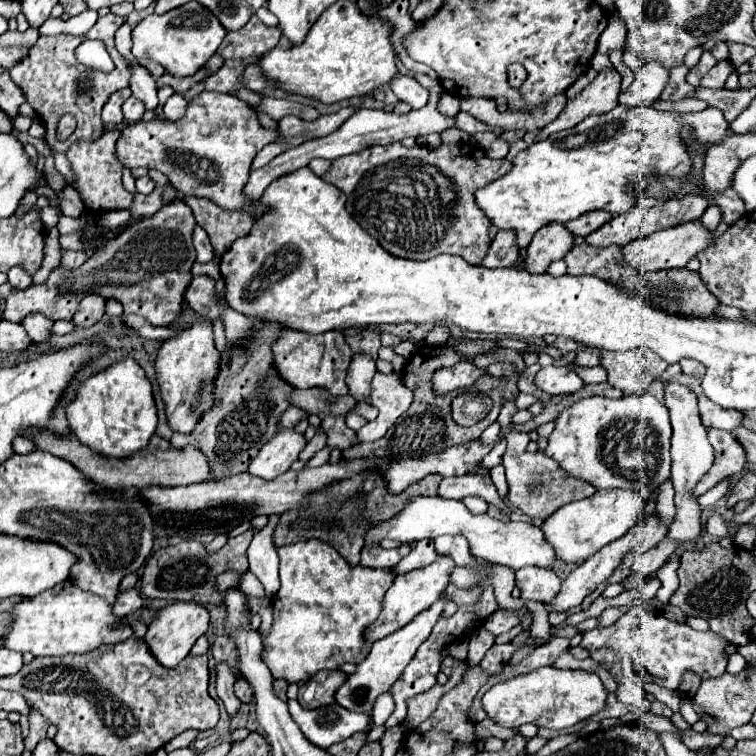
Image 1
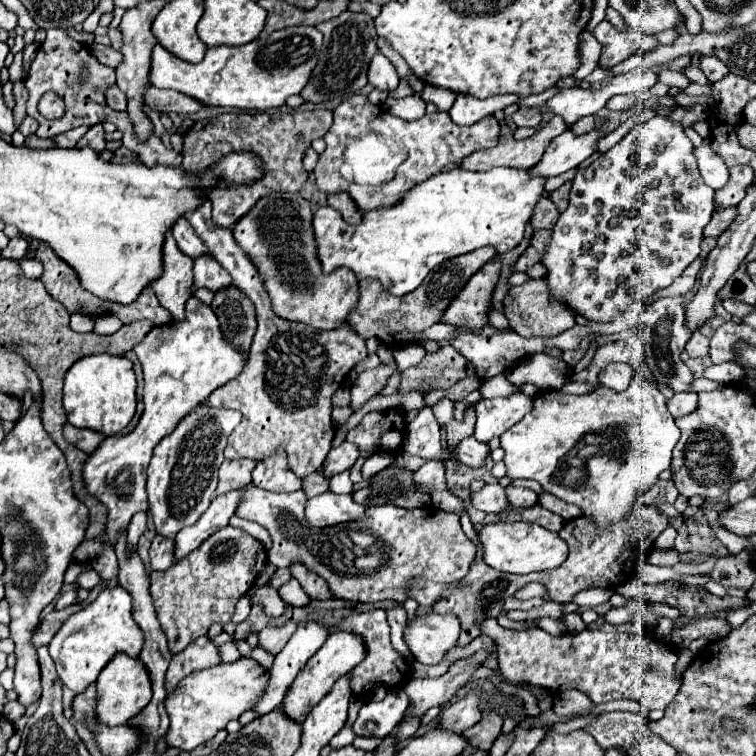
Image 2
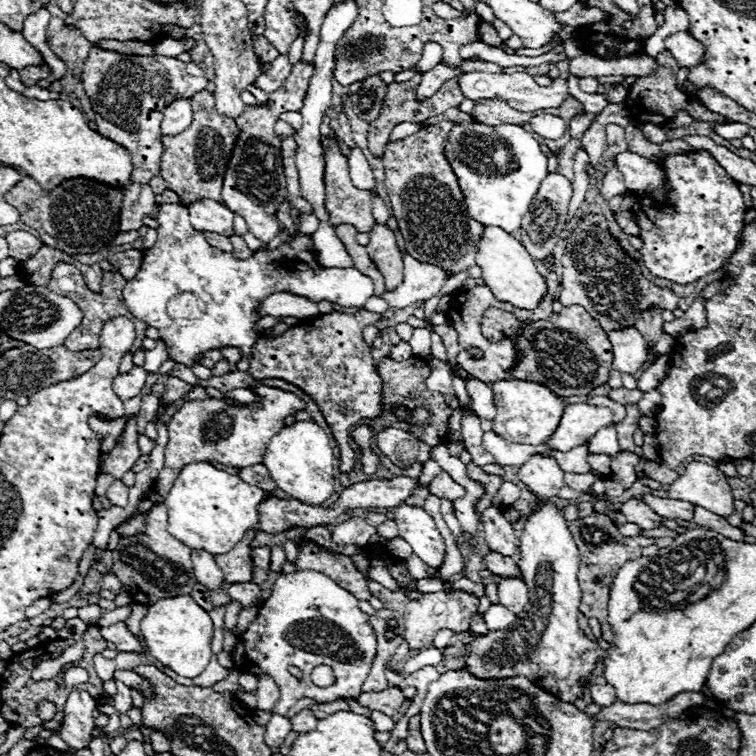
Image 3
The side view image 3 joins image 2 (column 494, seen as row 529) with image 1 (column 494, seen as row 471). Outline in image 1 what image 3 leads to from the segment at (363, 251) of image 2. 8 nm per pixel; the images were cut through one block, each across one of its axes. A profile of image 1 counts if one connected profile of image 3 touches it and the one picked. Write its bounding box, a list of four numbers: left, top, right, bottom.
[474,104,732,248]

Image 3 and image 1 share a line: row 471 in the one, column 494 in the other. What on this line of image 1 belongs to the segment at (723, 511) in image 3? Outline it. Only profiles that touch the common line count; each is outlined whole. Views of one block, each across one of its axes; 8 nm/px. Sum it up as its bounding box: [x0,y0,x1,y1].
[484,666,608,728]

